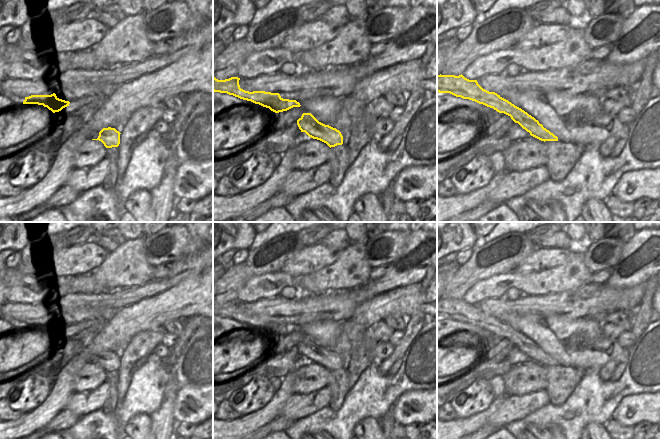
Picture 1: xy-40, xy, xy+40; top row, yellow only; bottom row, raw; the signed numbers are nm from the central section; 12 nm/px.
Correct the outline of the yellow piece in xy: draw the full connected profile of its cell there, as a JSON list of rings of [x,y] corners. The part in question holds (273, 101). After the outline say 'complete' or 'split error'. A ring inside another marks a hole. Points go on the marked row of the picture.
[[[213,77],[213,91],[227,93],[243,100],[251,101],[263,107],[269,108],[275,113],[287,111],[293,107],[300,107],[296,100],[283,99],[279,93],[265,91],[245,91],[240,88],[240,78],[231,77],[225,80],[218,80]]] | complete

